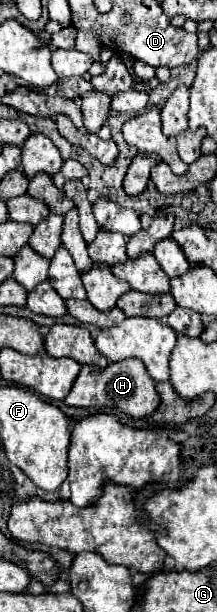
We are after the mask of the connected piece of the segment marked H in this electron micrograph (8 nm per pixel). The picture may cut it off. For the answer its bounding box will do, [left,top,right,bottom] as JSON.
[64,357,160,417]

